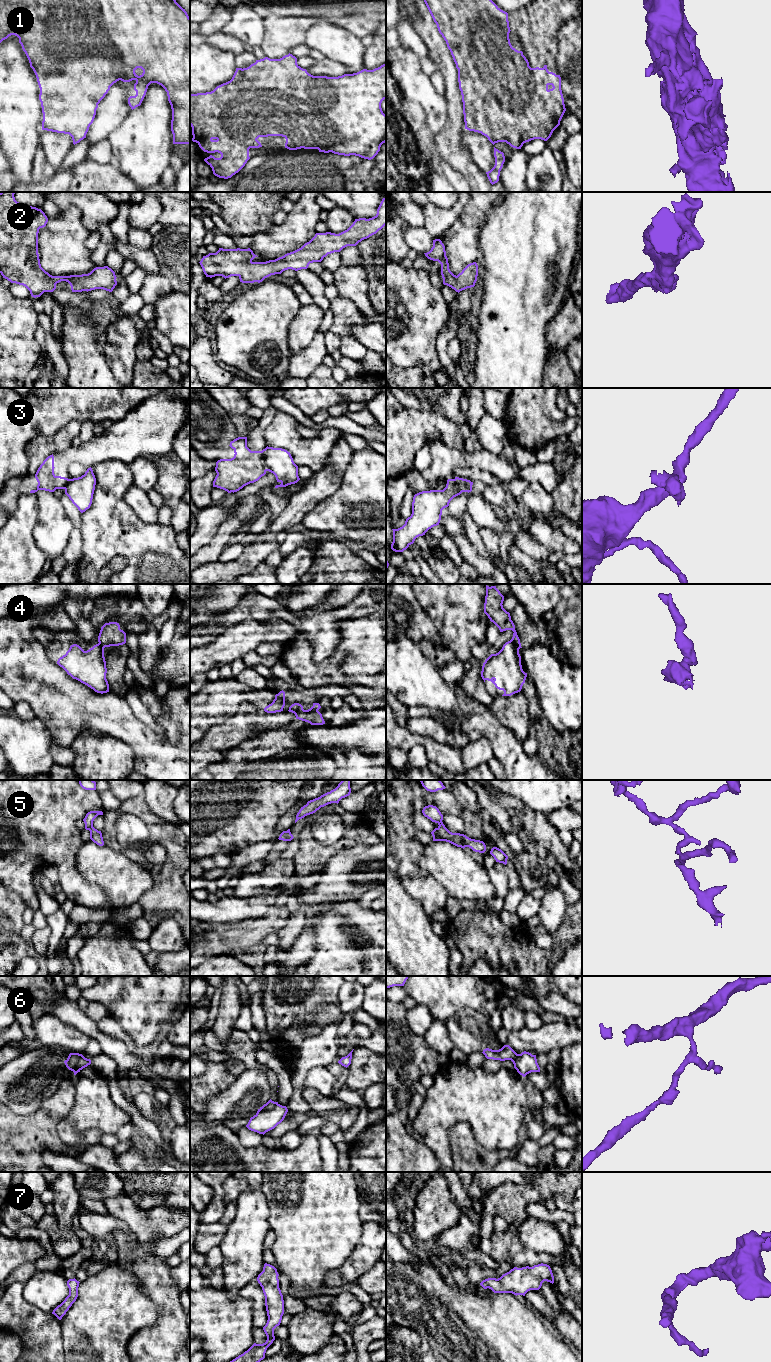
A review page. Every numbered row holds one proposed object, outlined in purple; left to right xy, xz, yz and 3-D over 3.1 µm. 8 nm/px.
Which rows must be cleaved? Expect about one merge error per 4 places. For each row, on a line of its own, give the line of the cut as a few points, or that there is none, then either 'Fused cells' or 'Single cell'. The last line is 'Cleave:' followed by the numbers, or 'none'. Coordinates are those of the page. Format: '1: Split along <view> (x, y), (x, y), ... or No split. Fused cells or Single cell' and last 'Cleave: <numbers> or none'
1: No split. Single cell
2: No split. Single cell
3: Split along yz (448, 479), (459, 482), (464, 491). Fused cells
4: Split along yz (510, 640), (519, 648). Fused cells
5: Split along yz (438, 826), (444, 827). Fused cells
6: Split along xz (277, 1103), (270, 1109), (260, 1109). Fused cells
7: No split. Single cell
Cleave: 3, 4, 5, 6

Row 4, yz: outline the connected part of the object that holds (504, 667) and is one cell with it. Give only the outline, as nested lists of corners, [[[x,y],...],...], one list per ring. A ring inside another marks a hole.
[[[510,640],[498,653],[491,654],[483,663],[482,679],[484,682],[491,681],[497,689],[503,690],[502,696],[520,692],[525,683],[527,673],[522,669],[519,649]]]

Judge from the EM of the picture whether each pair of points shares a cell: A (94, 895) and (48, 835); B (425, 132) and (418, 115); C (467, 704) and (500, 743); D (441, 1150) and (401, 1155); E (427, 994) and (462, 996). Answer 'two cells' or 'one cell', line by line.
A: one cell
B: one cell
C: one cell
D: two cells
E: one cell

